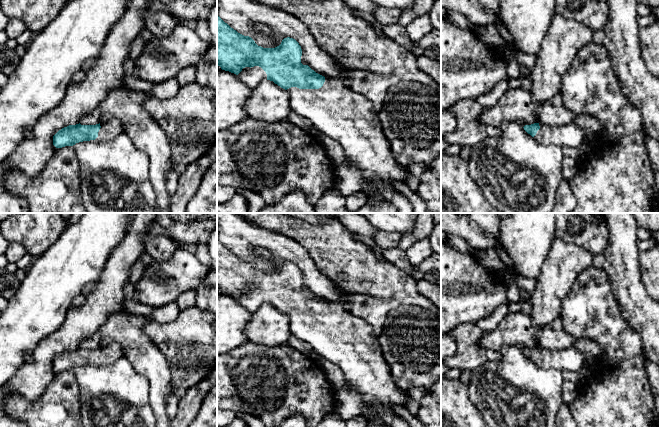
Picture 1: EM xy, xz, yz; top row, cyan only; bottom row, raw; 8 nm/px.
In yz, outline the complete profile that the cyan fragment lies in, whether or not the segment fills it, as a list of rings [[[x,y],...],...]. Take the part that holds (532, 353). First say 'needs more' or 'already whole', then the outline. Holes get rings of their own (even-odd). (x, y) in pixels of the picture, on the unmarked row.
needs more; [[[574,346],[566,349],[523,348],[523,352],[543,369],[579,371],[587,365],[584,353]]]

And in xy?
needs more; [[[111,343],[96,349],[69,349],[62,352],[53,360],[56,372],[73,370],[83,365],[108,366],[123,357],[122,348],[118,343]]]

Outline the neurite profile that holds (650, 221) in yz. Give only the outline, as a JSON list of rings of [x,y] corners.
[[[633,213],[637,224],[649,231],[659,231],[659,213]]]

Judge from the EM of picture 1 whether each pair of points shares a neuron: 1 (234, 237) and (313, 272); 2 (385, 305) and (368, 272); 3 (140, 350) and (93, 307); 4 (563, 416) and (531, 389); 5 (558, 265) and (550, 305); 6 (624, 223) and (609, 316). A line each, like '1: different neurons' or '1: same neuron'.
1: same neuron
2: different neurons
3: different neurons
4: different neurons
5: same neuron
6: different neurons

